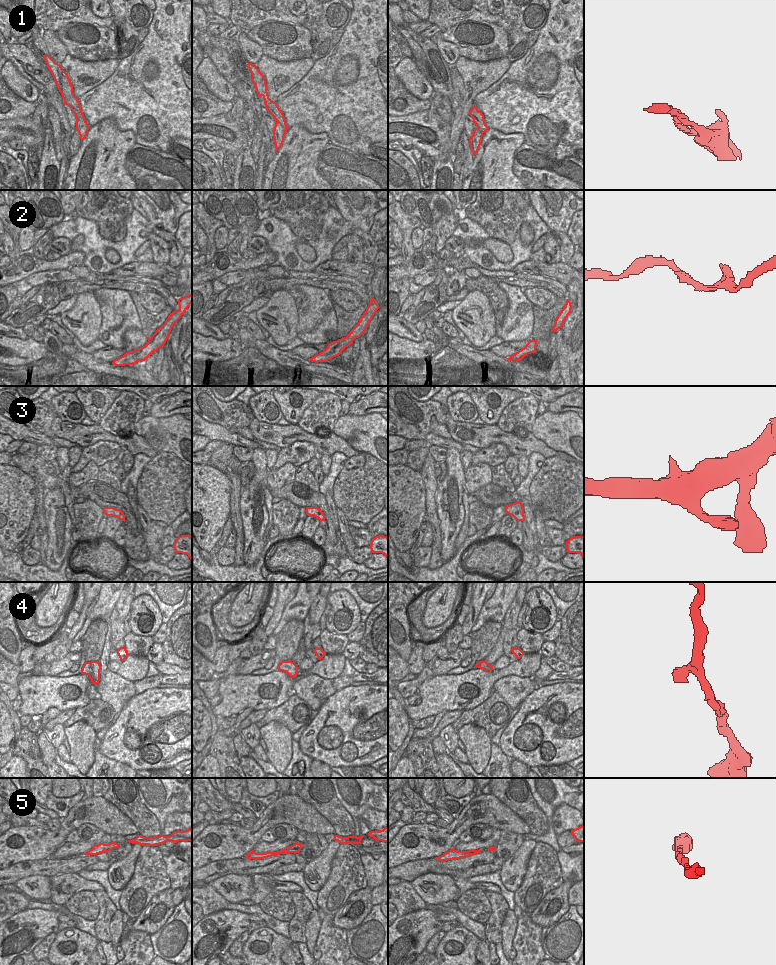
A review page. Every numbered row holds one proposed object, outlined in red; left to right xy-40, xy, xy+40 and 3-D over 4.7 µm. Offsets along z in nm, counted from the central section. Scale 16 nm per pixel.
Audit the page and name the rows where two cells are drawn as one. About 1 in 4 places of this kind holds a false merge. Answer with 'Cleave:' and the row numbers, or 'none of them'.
Cleave: 1

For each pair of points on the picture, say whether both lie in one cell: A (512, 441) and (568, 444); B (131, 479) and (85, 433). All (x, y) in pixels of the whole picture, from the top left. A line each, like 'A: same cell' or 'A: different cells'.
A: different cells
B: different cells

